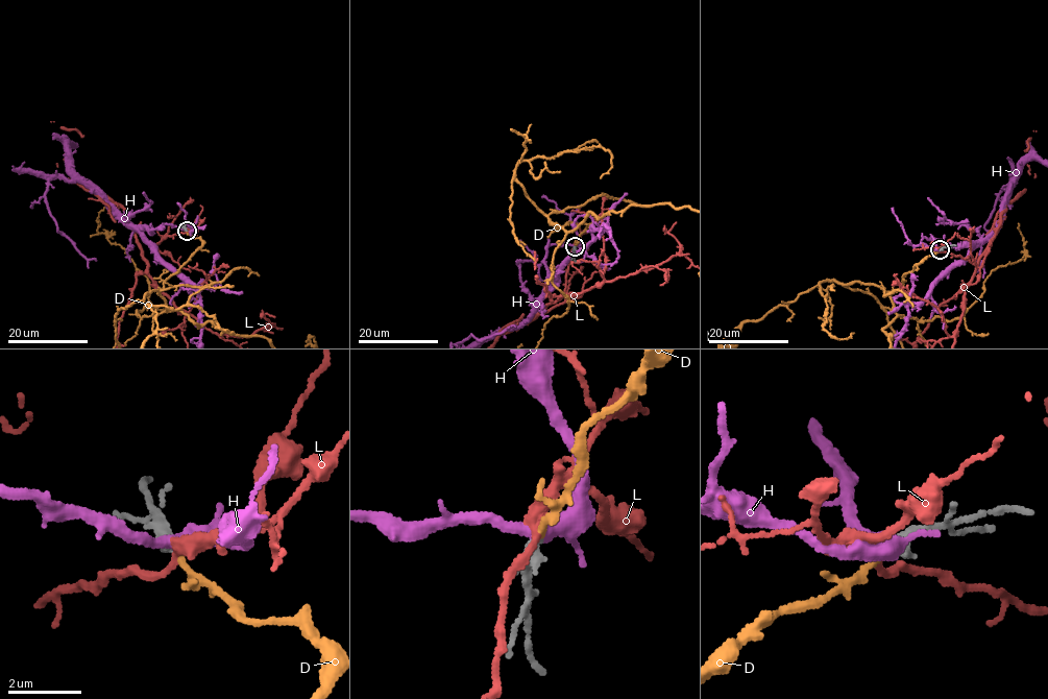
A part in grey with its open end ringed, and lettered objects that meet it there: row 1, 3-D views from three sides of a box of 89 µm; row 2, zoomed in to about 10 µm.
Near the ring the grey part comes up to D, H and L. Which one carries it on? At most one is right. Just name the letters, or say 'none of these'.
D

